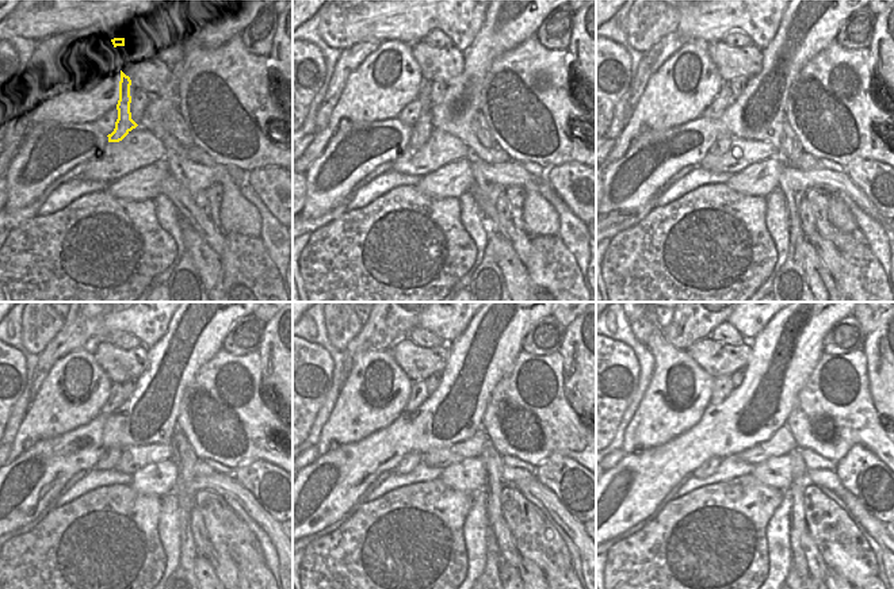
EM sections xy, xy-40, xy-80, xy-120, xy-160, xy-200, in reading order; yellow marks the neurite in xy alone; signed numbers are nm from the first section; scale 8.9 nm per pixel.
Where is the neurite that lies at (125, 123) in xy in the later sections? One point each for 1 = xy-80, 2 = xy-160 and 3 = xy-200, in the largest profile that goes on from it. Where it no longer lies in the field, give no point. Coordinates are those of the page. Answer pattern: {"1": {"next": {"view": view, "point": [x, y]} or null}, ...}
{"1": {"next": {"view": "xy-80", "point": [721, 145]}}, "2": {"next": {"view": "xy-160", "point": [411, 461]}}, "3": {"next": {"view": "xy-200", "point": [709, 467]}}}

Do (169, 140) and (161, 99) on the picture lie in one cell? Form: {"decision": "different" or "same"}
{"decision": "same"}

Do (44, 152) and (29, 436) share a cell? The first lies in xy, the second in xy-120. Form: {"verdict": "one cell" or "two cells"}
{"verdict": "two cells"}

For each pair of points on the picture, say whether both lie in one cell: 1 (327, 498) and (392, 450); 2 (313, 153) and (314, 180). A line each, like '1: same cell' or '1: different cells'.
1: same cell
2: different cells

